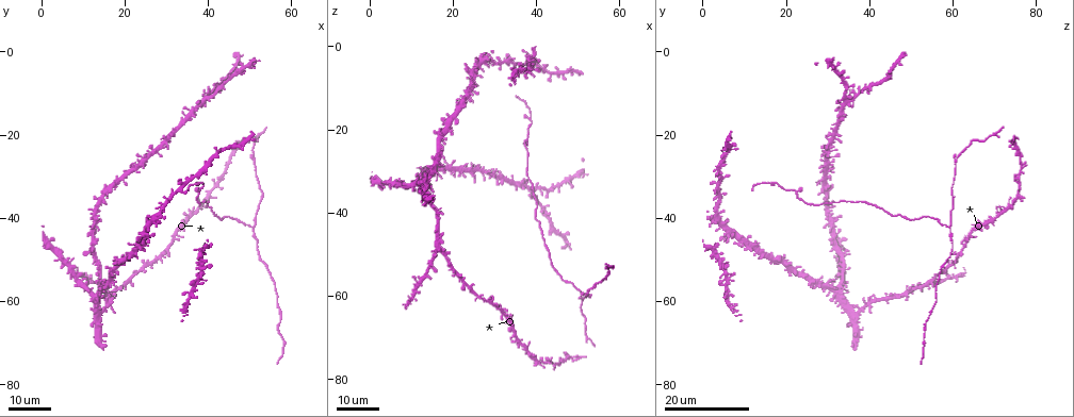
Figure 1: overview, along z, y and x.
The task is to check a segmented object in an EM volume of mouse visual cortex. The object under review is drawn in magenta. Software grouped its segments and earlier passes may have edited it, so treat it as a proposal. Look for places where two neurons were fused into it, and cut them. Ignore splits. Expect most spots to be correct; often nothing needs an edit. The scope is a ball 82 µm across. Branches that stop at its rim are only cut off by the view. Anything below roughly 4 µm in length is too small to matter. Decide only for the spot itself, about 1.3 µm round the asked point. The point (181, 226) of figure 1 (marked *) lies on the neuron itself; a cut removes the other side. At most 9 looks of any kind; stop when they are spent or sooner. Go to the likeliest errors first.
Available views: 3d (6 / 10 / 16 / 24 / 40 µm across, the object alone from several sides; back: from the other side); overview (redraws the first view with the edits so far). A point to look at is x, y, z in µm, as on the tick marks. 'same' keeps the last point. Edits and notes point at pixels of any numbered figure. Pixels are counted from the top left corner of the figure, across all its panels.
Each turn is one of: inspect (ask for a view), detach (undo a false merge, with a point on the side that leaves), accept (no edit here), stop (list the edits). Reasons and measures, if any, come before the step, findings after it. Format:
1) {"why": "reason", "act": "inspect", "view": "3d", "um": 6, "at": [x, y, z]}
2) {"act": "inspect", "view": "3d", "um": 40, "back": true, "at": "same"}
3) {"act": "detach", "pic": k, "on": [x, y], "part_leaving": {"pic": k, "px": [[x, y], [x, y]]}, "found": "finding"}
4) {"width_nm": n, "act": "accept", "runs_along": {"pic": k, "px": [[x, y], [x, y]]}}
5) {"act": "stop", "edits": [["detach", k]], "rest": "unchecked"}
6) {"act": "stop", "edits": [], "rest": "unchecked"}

{"why": "a fork", "act": "inspect", "view": "3d", "um": 16, "at": [51.0, 41.5, 59.5]}

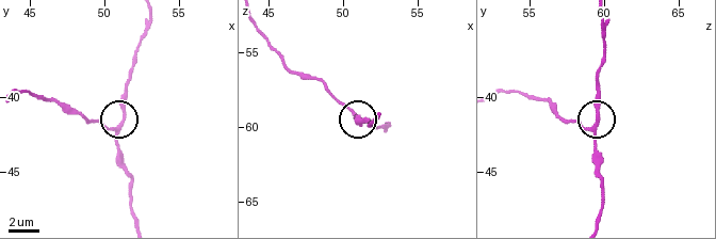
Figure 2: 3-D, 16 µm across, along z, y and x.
{"why": "closer look", "act": "inspect", "view": "3d", "um": 6, "at": [50.8, 42.2, 59.4]}

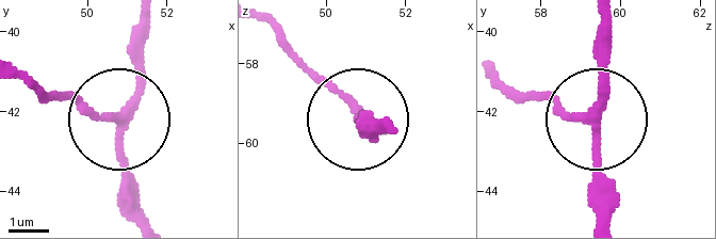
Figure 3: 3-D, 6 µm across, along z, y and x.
{"arms": 3, "act": "accept", "found": "one neuron here"}

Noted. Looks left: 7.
{"why": "calibre changes", "act": "inspect", "view": "3d", "um": 16, "at": [41.0, 32.0, 75.5]}

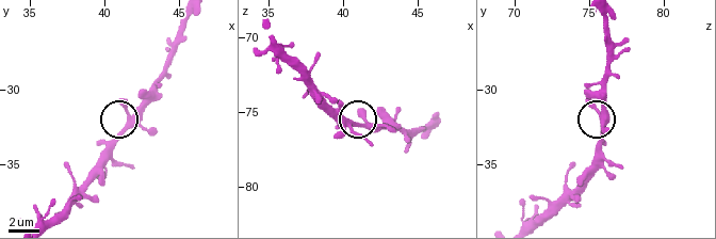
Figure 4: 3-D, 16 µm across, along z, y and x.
{"act": "inspect", "view": "3d", "um": 10, "at": [41.6, 32.2, 76.0]}

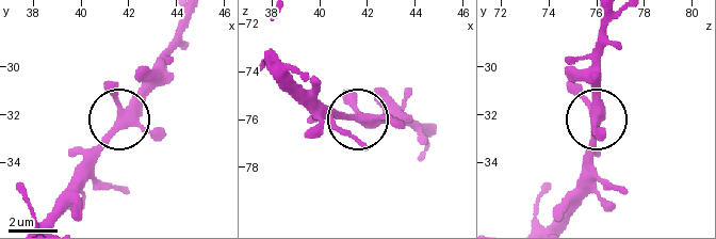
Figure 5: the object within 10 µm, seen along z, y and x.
{"arms": 4, "act": "accept", "runs_along": {"pic": 5, "px": [[52, 221], [92, 148], [163, 70]]}, "found": "all the same neuron"}

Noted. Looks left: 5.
{"why": "side arm on a straight run", "act": "inspect", "view": "3d", "um": 24, "at": [14.5, 62.5, 38.0]}

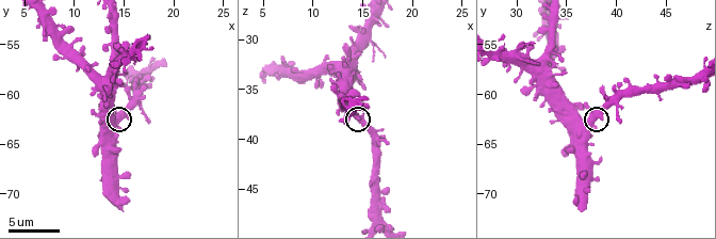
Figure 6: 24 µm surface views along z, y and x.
{"why": "closer look", "act": "inspect", "view": "3d", "um": 10, "at": [14.2, 62.4, 37.4]}

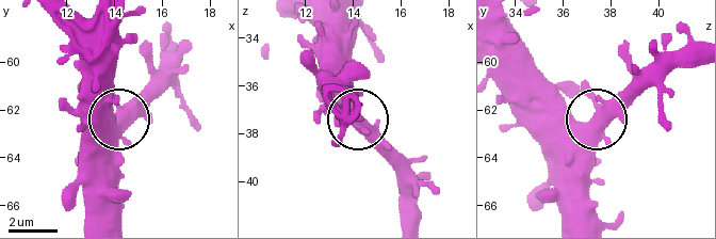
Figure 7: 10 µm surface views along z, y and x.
{"width_nm": 430, "act": "accept", "found": "one neuron here"}

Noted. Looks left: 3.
{"act": "inspect", "view": "3d", "um": 24, "at": [38.5, 31.0, 16.5]}

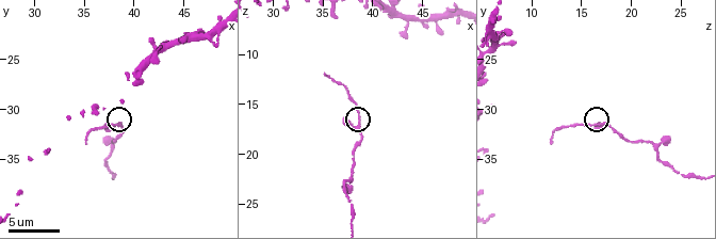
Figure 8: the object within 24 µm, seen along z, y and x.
{"act": "inspect", "view": "3d", "um": 6, "at": [38.6, 31.4, 16.6]}

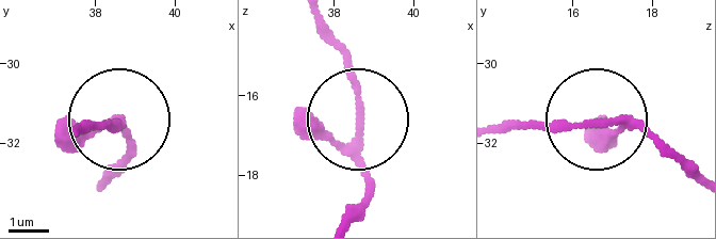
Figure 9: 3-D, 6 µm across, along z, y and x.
{"act": "inspect", "view": "3d", "um": 6, "back": true, "at": [38.70, 31.55, 16.45]}

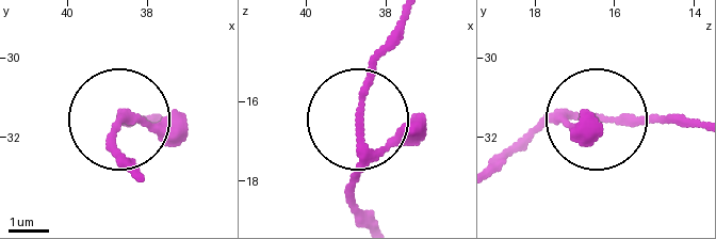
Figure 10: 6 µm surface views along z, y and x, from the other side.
{"act": "accept", "found": "all the same neuron"}

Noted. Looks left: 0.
{"act": "stop", "edits": [], "rest": "unchecked"}

